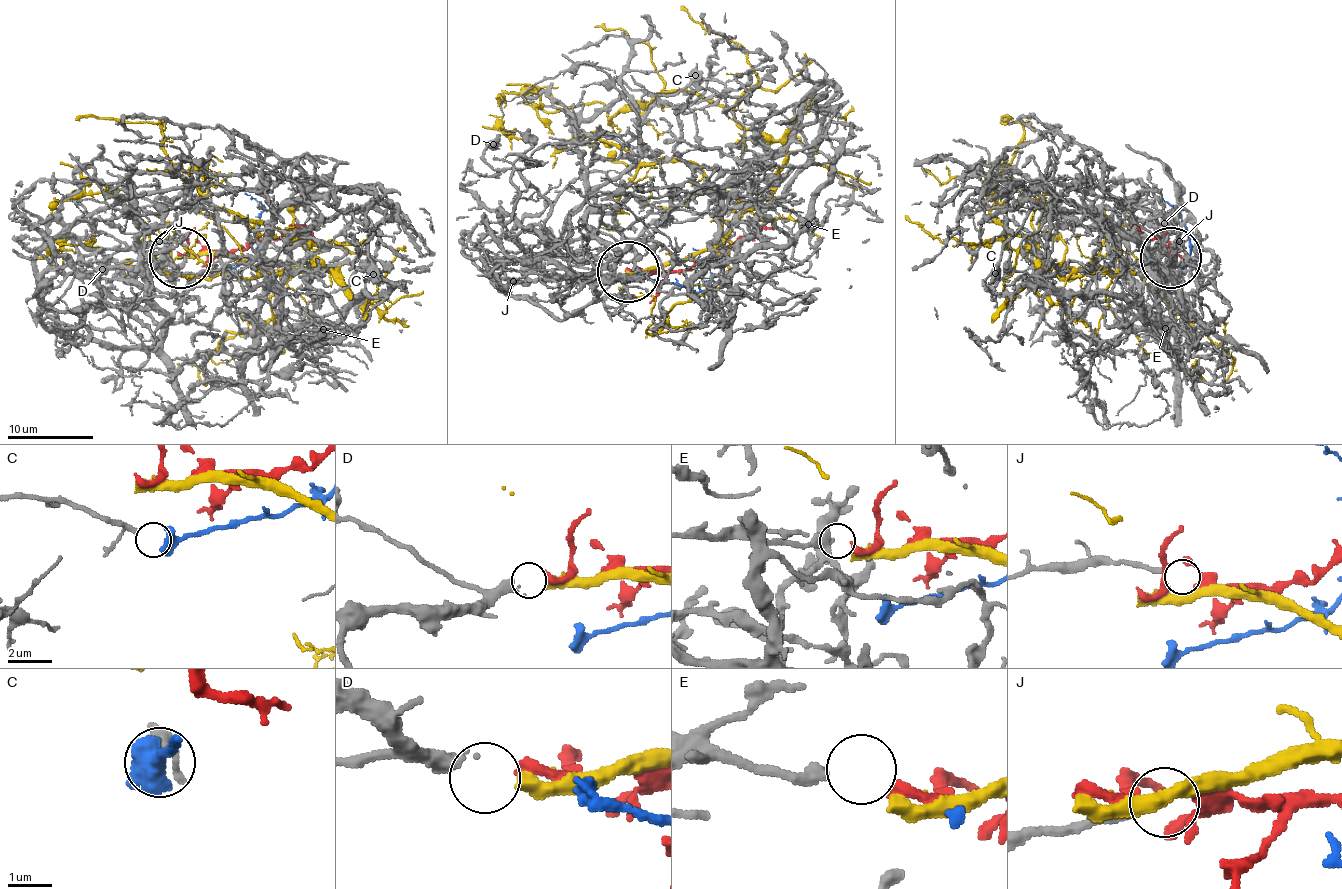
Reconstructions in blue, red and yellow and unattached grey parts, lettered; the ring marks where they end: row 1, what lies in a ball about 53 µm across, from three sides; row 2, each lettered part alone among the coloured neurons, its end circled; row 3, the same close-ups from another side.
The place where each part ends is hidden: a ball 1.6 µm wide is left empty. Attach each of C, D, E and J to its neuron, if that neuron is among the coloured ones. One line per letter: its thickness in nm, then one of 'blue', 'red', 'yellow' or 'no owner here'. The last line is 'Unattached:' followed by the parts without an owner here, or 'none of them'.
C: 180 nm thick; blue
D: 440 nm thick; yellow
E: 320 nm thick; red
J: 190 nm thick; no owner here
Unattached: J

